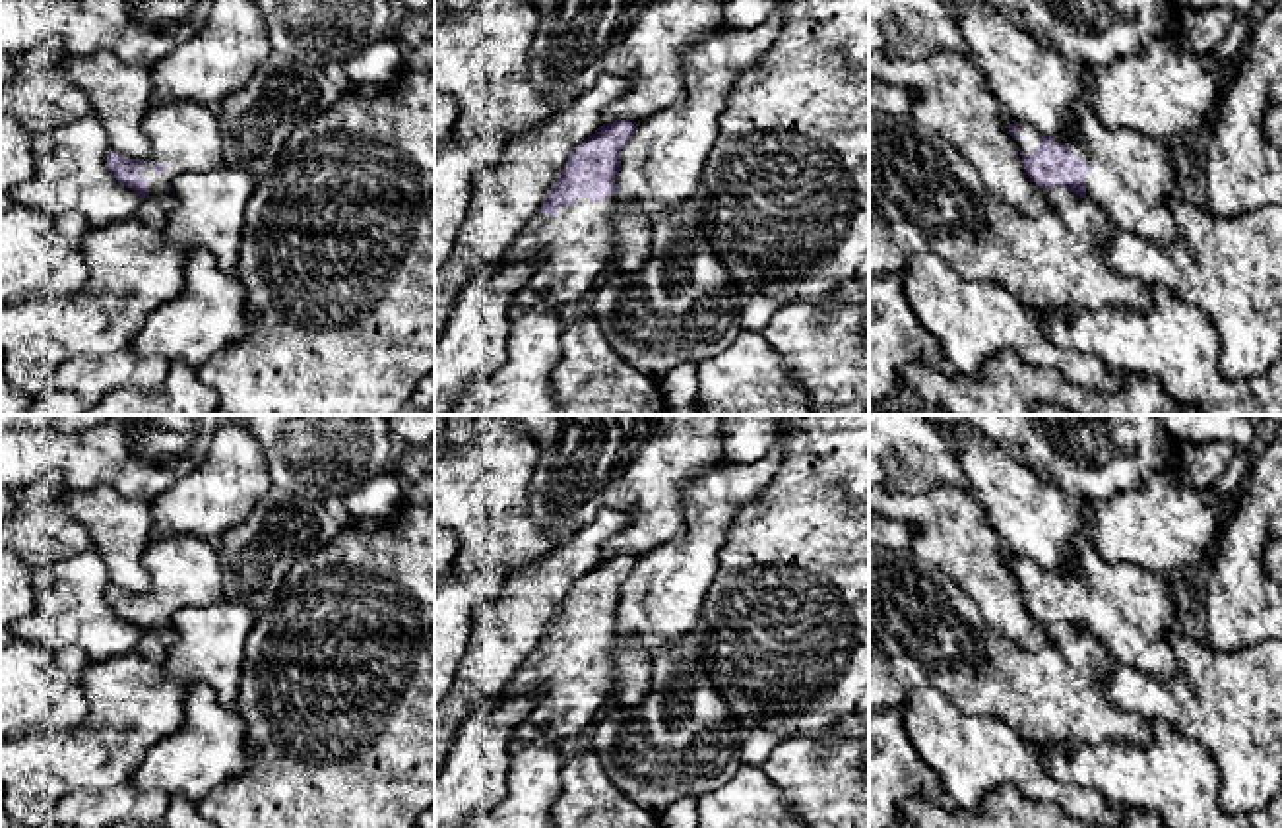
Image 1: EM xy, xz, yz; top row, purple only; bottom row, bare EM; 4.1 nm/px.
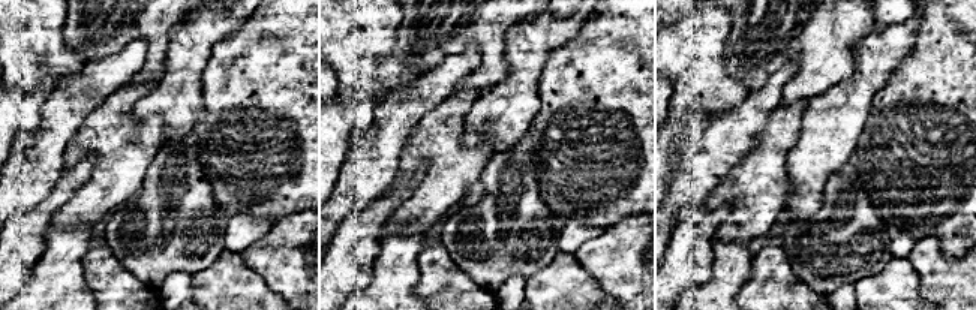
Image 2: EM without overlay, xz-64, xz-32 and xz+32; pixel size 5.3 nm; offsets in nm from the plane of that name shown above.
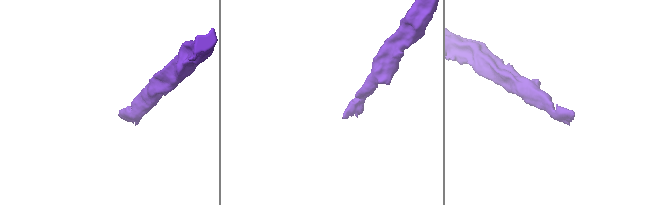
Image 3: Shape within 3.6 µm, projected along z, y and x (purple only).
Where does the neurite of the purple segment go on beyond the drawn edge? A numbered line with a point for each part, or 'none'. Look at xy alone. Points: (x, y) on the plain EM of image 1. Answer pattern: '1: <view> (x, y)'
1: xy (185, 571)

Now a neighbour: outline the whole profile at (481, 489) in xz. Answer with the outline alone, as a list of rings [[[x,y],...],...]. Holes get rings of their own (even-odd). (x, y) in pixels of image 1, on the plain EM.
[[[434,415],[434,525],[456,533],[454,570],[462,578],[479,570],[520,574],[553,549],[529,518],[537,460],[514,415],[491,415],[460,448],[446,442],[444,415]]]

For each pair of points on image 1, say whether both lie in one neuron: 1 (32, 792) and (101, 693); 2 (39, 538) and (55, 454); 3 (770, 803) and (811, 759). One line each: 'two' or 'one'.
1: one
2: two
3: two

